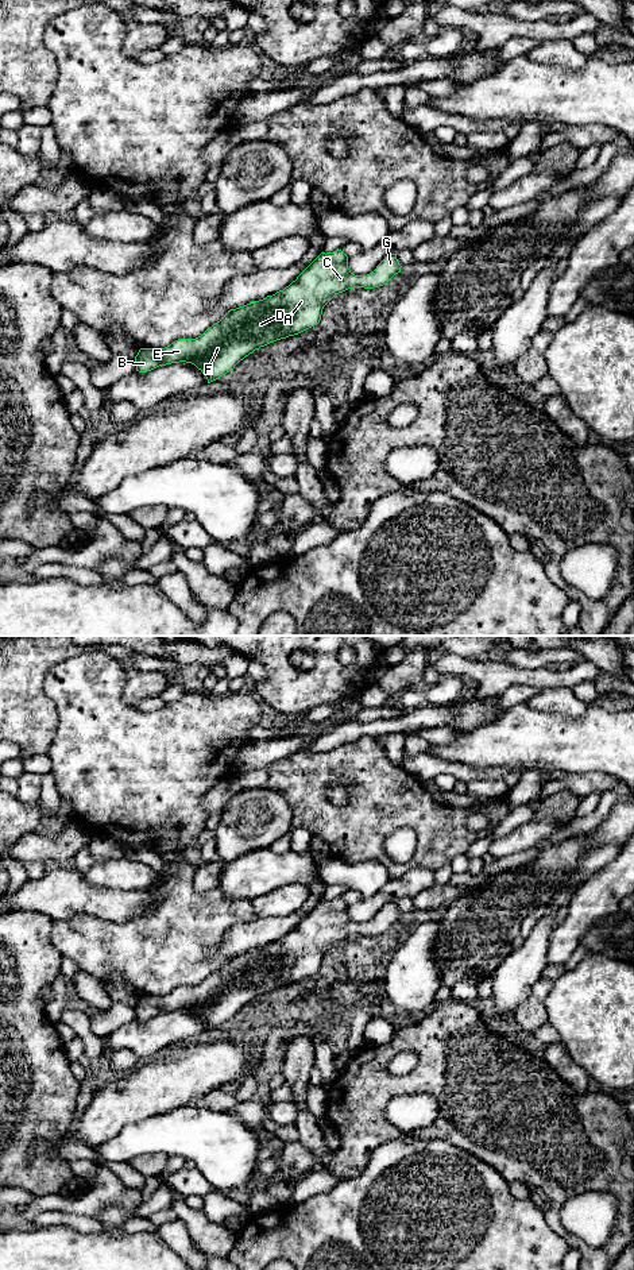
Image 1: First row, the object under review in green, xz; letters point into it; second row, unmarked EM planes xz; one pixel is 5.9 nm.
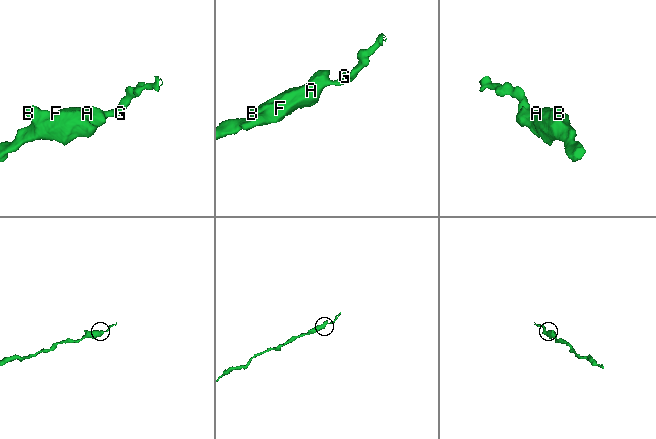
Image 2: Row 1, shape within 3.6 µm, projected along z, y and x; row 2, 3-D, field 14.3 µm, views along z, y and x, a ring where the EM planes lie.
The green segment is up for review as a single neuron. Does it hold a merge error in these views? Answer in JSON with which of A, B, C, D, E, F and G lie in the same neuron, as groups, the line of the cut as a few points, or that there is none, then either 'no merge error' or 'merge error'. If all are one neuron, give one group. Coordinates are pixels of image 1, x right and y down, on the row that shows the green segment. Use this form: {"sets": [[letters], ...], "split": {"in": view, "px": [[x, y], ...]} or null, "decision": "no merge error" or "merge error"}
{"sets": [["A", "B", "C", "D", "E", "F", "G"]], "split": null, "decision": "no merge error"}

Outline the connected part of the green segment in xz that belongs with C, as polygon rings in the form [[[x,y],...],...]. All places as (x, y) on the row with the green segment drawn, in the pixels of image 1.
[[[341,250],[321,252],[283,290],[228,310],[201,336],[178,339],[162,350],[140,348],[135,356],[136,371],[186,362],[201,370],[210,383],[255,350],[317,325],[324,306],[336,294],[353,287],[383,286],[401,273],[401,267],[397,254],[390,254],[372,273],[355,275]]]

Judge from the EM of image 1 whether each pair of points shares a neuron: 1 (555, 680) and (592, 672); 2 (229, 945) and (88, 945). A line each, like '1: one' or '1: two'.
1: one
2: two

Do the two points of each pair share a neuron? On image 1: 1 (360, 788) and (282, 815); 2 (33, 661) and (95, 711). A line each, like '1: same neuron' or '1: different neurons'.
1: different neurons
2: different neurons

